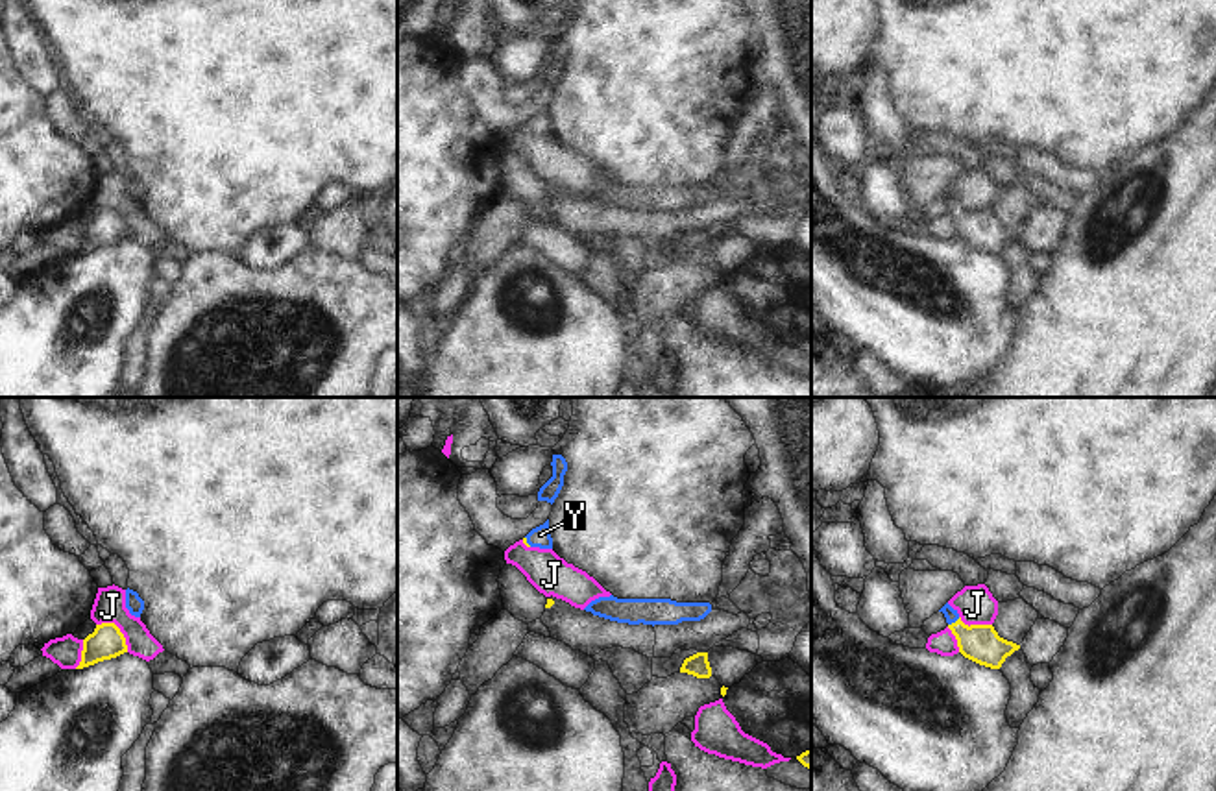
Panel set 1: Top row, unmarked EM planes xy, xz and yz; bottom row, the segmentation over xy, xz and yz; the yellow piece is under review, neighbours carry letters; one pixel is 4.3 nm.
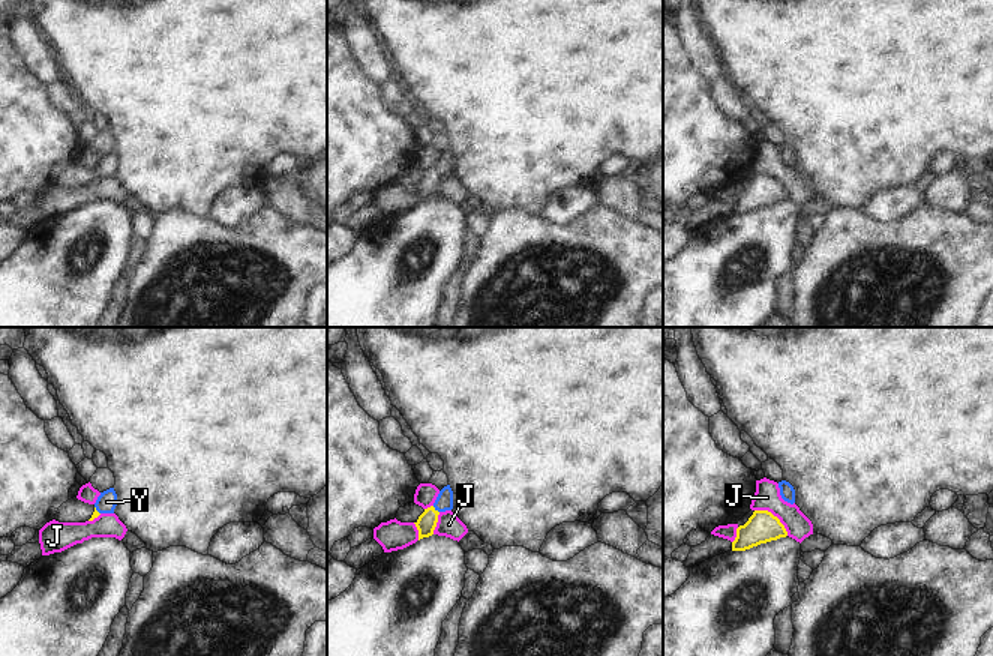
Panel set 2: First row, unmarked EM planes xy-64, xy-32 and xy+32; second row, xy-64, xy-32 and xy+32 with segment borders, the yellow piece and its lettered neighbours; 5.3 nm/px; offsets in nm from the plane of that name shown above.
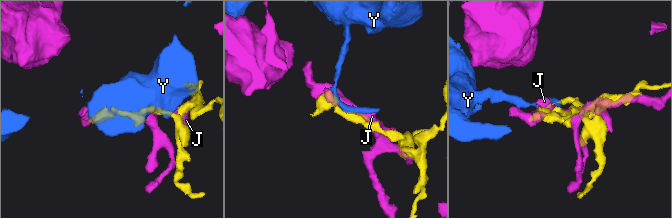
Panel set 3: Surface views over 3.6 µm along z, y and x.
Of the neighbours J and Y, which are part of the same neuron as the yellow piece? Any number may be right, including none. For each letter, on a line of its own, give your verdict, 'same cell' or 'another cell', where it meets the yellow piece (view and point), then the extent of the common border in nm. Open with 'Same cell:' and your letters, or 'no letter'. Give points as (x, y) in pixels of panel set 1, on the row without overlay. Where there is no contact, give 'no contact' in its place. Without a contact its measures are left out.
Same cell: Y
J: another cell | xy (119, 215) | 190 nm
Y: same cell | yz (956, 207) | 70 nm

